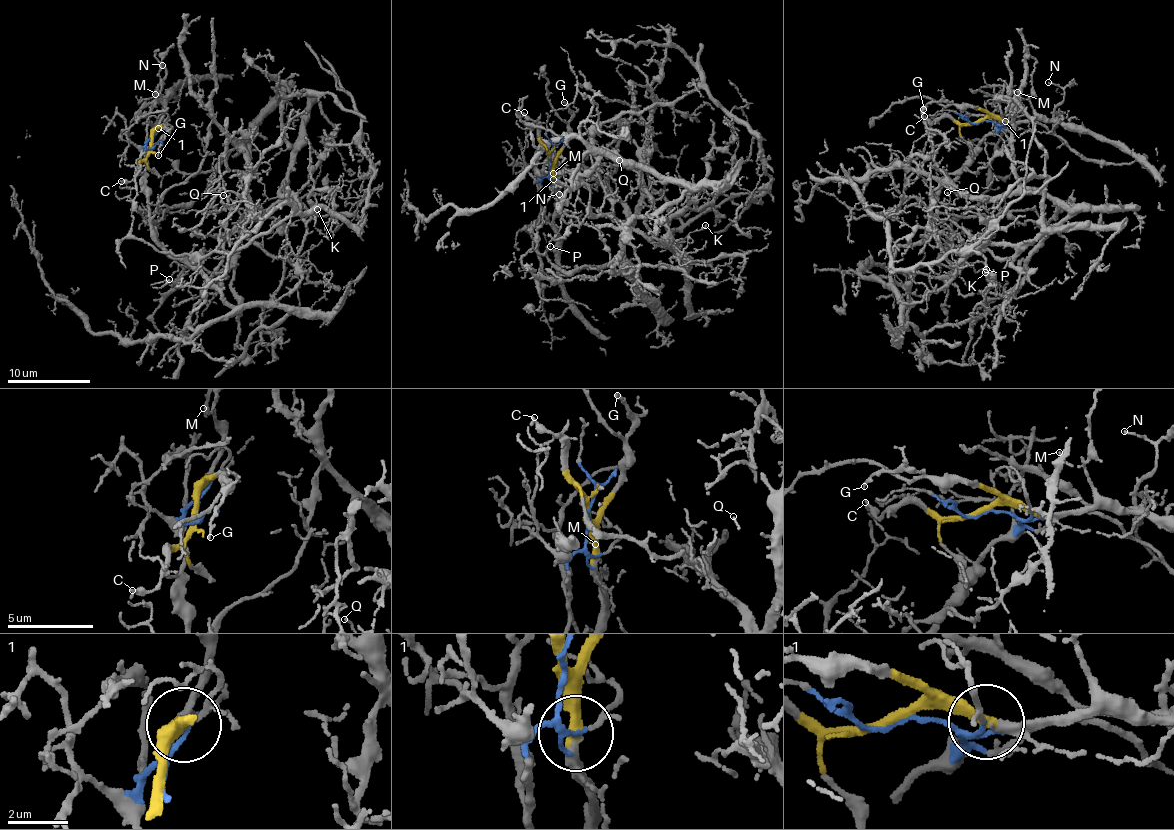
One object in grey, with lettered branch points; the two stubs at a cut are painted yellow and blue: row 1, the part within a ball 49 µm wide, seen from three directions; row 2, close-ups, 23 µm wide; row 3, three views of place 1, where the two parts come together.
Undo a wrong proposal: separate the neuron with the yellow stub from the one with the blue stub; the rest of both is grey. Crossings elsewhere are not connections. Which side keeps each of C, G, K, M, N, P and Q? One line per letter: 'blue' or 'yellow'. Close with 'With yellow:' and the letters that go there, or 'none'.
C: yellow
G: yellow
K: blue
M: yellow
N: yellow
P: blue
Q: blue
With yellow: C, G, M, N

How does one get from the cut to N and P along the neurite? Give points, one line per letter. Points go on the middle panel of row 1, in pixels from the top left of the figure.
N: (549, 157), (553, 192), (558, 201), (558, 214), (550, 222), (549, 213), (559, 213), (554, 204), (558, 193)
P: (549, 159), (542, 179), (542, 166), (550, 166), (579, 185), (574, 215), (549, 246)

